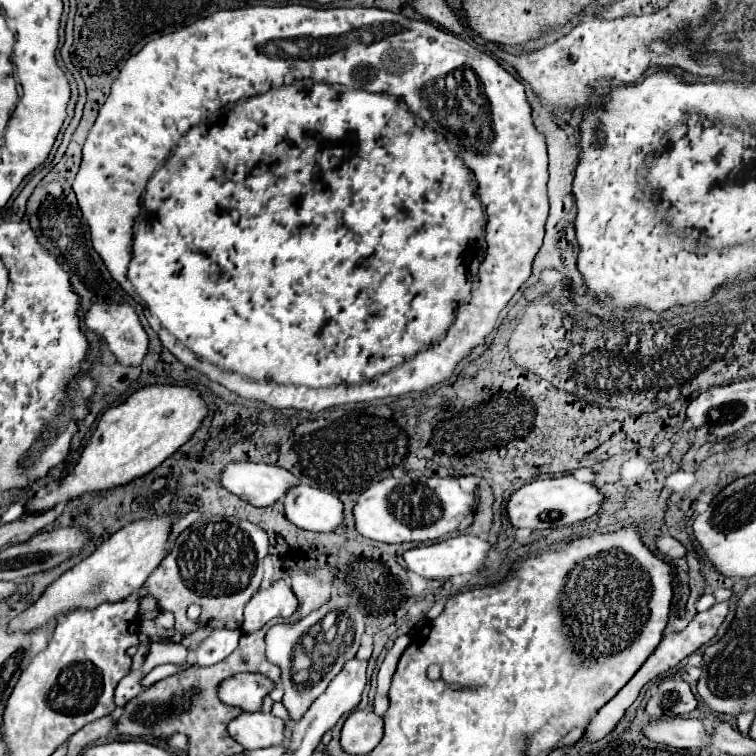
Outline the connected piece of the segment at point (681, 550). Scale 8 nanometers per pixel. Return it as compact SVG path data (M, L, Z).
M672 536L656 538L656 548L658 548L658 552L662 552L668 558L684 558L686 556L686 548Z

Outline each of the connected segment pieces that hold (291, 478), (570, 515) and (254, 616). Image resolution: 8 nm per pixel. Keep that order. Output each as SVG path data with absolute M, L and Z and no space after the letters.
M254 462L228 464L220 480L226 490L252 506L272 506L298 484L298 478L280 466Z
M560 476L560 478L534 480L522 486L518 492L512 494L506 510L512 526L538 530L538 528L560 528L560 526L570 526L574 522L582 522L594 516L600 510L602 502L604 496L594 484L580 482L572 476Z
M278 580L268 590L258 590L252 600L246 604L244 610L244 630L246 632L258 632L266 622L270 622L276 616L290 618L298 608L296 596L292 588Z

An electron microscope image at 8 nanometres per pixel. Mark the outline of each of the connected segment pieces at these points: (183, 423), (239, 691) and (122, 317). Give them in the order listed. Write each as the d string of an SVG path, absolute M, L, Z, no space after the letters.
M146 386L138 390L124 404L118 404L104 412L76 468L64 480L52 480L48 486L38 490L32 502L26 504L26 512L48 510L58 502L70 502L84 492L108 490L148 474L190 440L190 436L202 424L204 416L206 404L192 388Z
M236 674L220 686L220 700L238 706L246 712L258 712L262 700L276 688L276 684L262 674Z
M94 304L86 312L86 324L106 340L122 366L140 366L148 354L148 336L128 304Z

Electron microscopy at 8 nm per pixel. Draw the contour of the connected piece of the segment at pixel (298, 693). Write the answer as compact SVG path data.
M332 596L328 604L324 604L322 608L318 608L316 612L312 612L304 620L300 620L296 624L276 624L268 630L266 656L268 656L268 660L272 660L272 664L282 668L282 686L284 686L284 700L282 702L288 708L290 718L292 718L292 722L288 724L288 734L290 734L290 726L296 724L296 720L300 720L300 716L308 710L312 700L316 700L328 688L332 678L340 674L344 664L348 660L352 660L352 656L356 656L362 632L364 632L364 614L360 612L360 608L352 600L352 596Z

